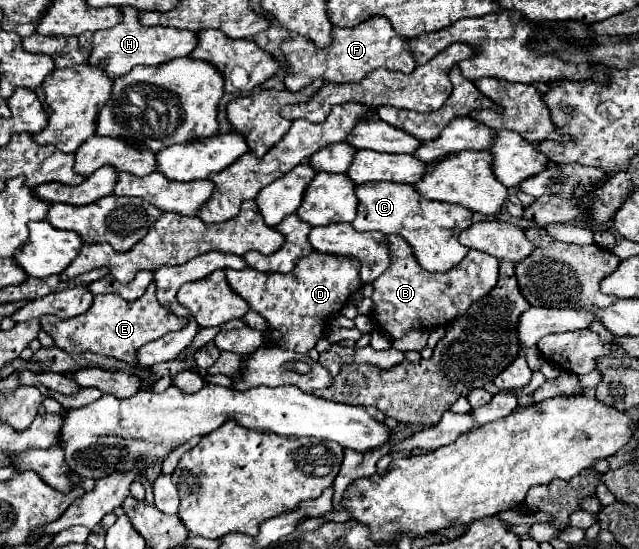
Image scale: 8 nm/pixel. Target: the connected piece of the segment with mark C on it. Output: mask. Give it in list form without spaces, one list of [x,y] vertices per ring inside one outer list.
[[[365,182],[355,188],[359,198],[357,218],[351,222],[355,230],[379,230],[383,234],[403,236],[415,252],[417,262],[429,272],[445,272],[453,268],[469,252],[467,246],[459,242],[459,234],[473,224],[473,212],[447,202],[427,200],[417,192],[415,186],[397,182]]]

